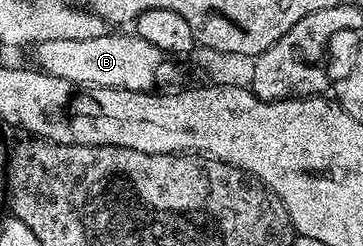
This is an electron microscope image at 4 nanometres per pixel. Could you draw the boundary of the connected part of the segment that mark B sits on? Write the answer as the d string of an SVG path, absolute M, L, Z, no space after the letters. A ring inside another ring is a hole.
M106 34L99 38L55 38L43 40L36 45L36 67L42 72L55 78L63 78L74 86L88 86L91 88L114 88L115 90L135 90L136 92L154 91L169 75L173 68L169 65L170 57L159 46L151 46L142 36L130 34L130 36L112 36Z

